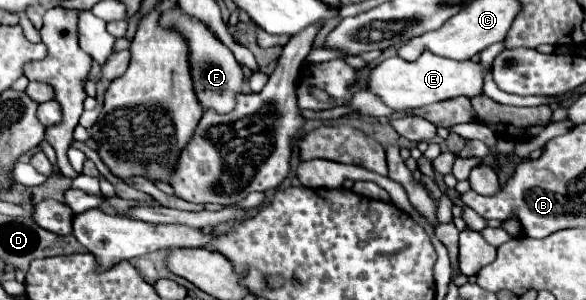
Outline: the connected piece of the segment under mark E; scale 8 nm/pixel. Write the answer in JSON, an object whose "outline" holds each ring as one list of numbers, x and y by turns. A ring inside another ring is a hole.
{"outline":[[494,43,492,47,482,51,480,63,474,61,454,61,446,57,438,57,430,51,424,51,414,63,408,63,400,57,390,57,372,69,372,77,368,83,368,91,376,93,388,107,396,111,406,111,414,107,424,107,430,103,454,99,454,97,476,97,482,93,484,75,492,71,494,57,504,49,504,43]]}

